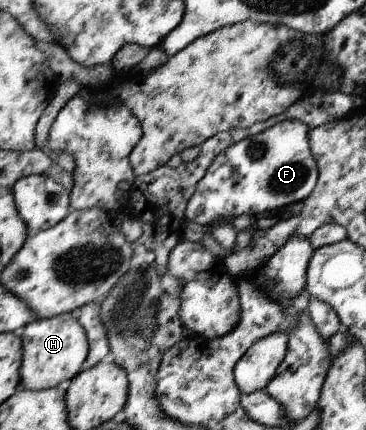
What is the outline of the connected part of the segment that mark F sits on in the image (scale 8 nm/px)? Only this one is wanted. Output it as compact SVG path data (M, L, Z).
M283 120L272 127L249 136L246 141L230 145L224 152L214 158L208 167L207 174L195 185L194 194L185 208L186 220L210 226L214 220L233 218L246 215L256 218L266 211L279 211L283 208L303 201L312 194L317 183L317 162L311 153L309 145L309 130L311 128L300 120Z

